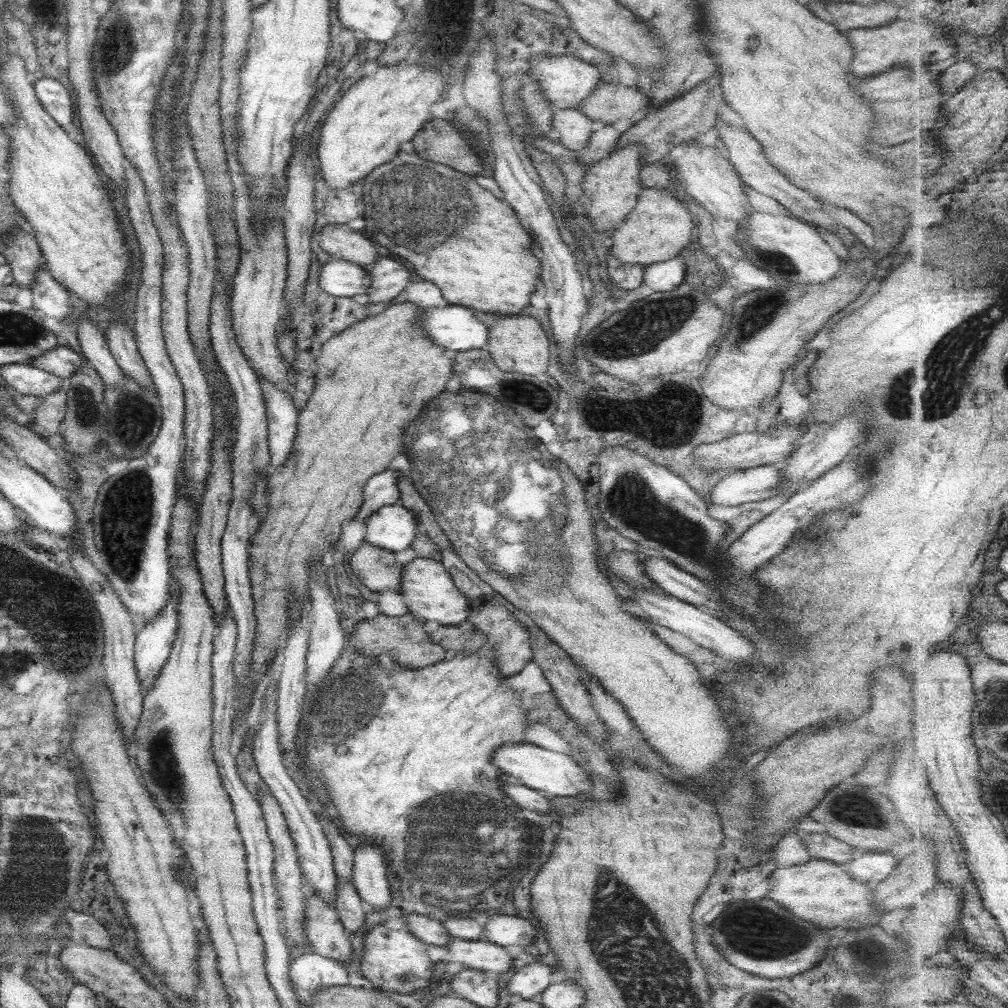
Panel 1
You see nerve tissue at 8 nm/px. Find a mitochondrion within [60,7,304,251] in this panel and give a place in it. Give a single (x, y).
(116, 48)

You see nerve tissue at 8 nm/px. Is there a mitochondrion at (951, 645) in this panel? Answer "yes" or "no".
no

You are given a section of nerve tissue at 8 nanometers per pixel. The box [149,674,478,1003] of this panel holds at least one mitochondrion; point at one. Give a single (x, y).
(177, 874)

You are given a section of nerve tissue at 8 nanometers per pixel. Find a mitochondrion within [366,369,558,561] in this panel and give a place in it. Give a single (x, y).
(518, 395)

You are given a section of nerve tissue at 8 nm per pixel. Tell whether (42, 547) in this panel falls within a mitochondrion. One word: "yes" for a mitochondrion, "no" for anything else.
no

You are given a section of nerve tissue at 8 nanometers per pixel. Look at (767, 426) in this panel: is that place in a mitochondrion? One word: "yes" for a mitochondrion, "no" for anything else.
no

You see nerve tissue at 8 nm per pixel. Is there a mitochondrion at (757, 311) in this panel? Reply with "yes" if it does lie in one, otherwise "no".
yes

